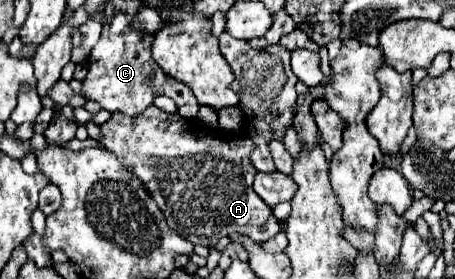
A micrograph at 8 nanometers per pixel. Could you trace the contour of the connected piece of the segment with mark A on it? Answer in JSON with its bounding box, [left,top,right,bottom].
[95,104,281,248]

